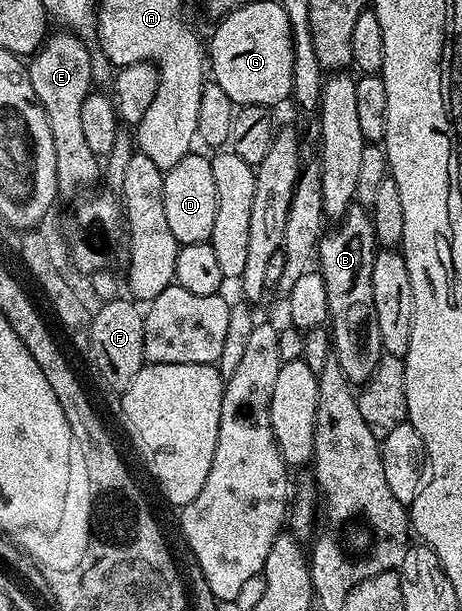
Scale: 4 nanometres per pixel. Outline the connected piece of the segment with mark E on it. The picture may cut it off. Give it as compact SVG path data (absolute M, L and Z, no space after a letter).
M68 31L50 32L41 44L41 48L28 58L27 68L31 87L35 87L37 101L51 123L51 139L55 139L55 167L57 168L57 187L62 194L84 194L93 180L103 173L102 162L91 151L83 132L82 107L83 99L94 88L93 59L84 40L76 33Z

